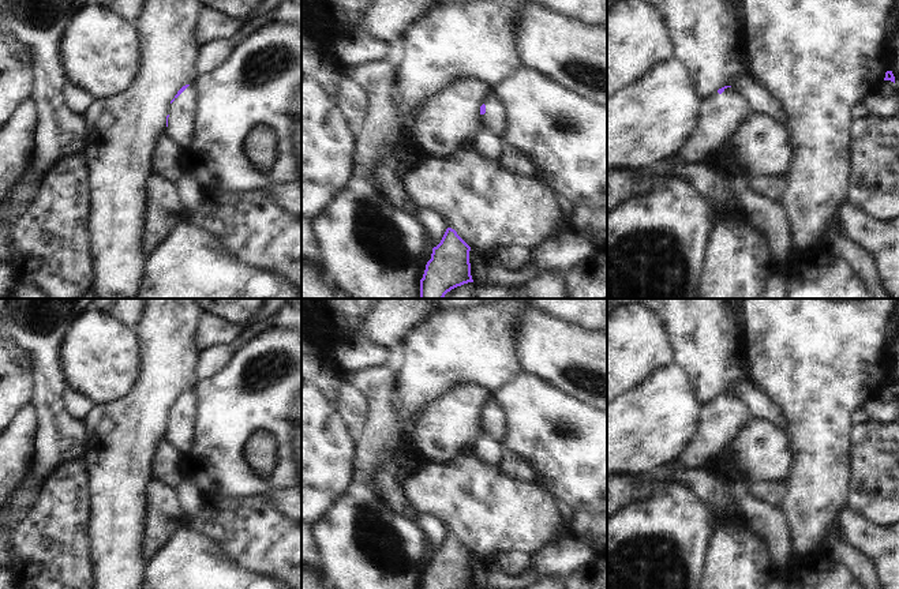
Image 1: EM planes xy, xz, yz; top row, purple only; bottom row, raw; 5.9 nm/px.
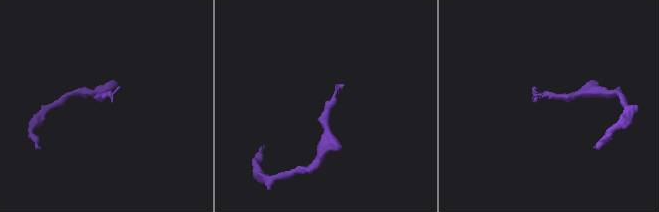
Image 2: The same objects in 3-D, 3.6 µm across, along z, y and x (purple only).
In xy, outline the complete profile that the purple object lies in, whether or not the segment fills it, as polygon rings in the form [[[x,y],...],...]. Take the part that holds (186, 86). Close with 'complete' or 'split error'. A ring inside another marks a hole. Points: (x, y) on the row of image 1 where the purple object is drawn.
[[[195,82],[183,86],[171,101],[166,116],[166,135],[184,151],[194,136],[194,112],[196,108]]] | split error

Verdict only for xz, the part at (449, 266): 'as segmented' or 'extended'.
as segmented

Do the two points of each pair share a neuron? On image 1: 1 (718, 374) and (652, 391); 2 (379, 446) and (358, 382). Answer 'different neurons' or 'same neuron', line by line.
1: different neurons
2: same neuron

